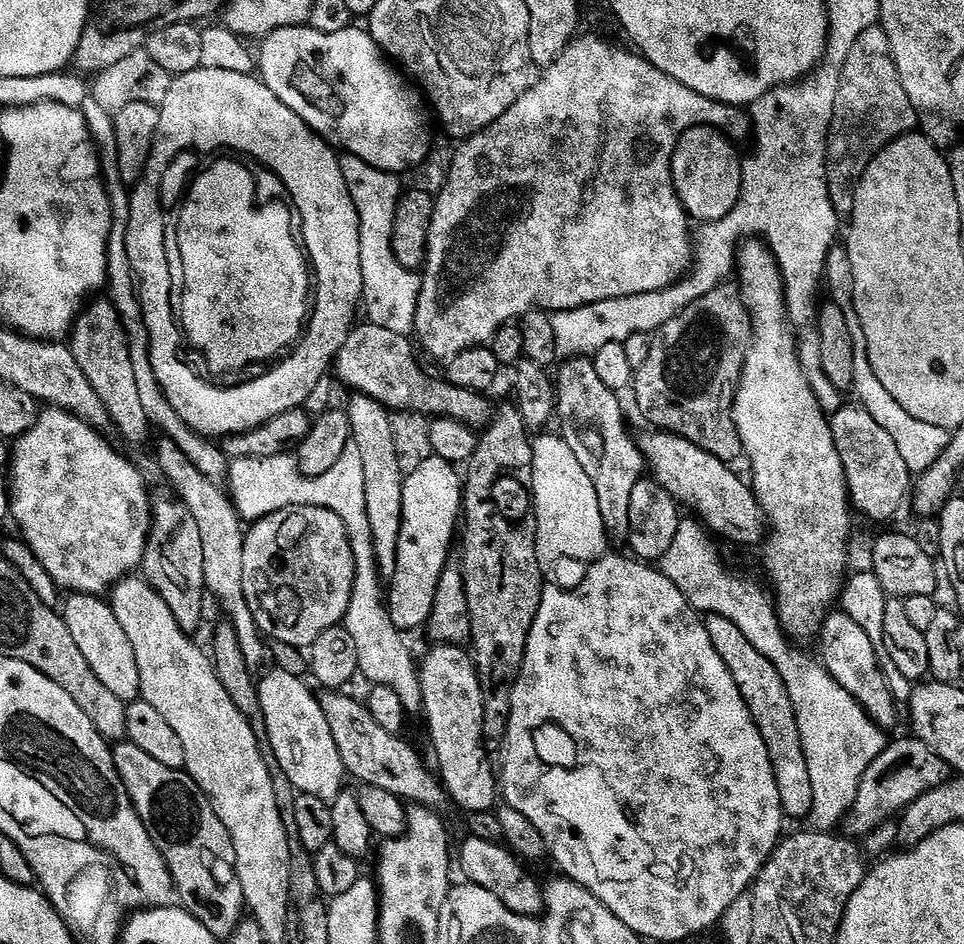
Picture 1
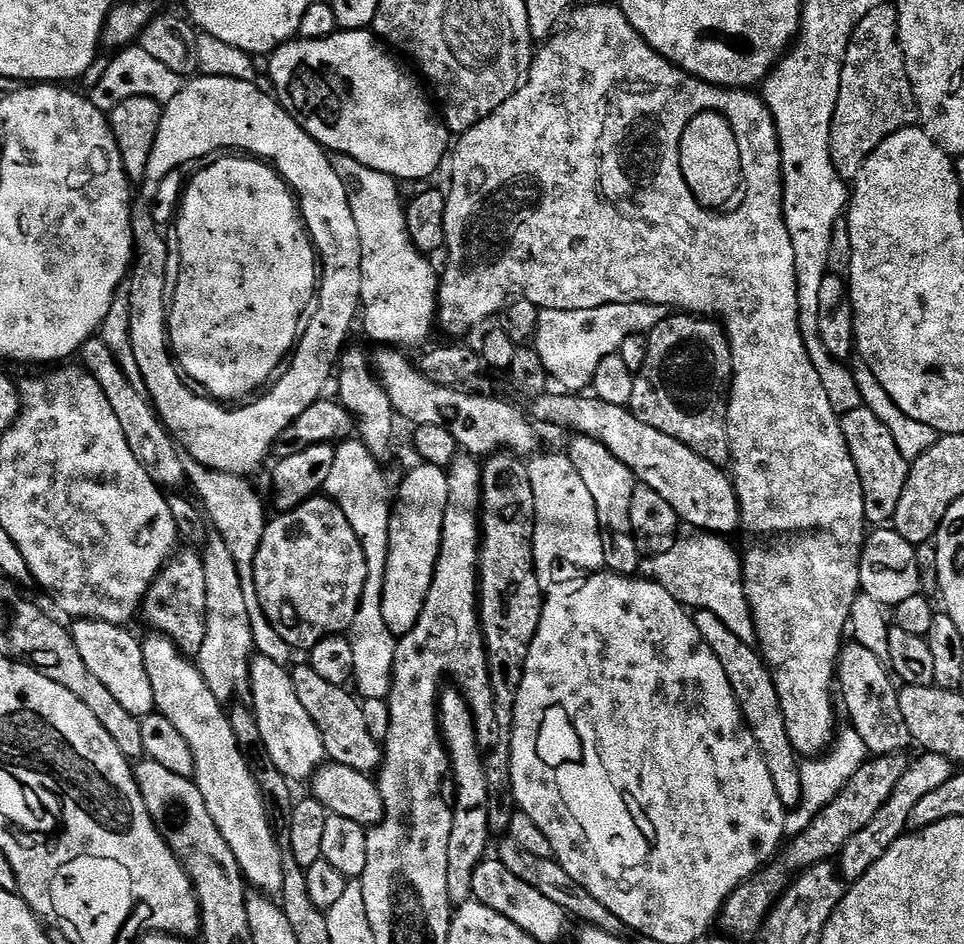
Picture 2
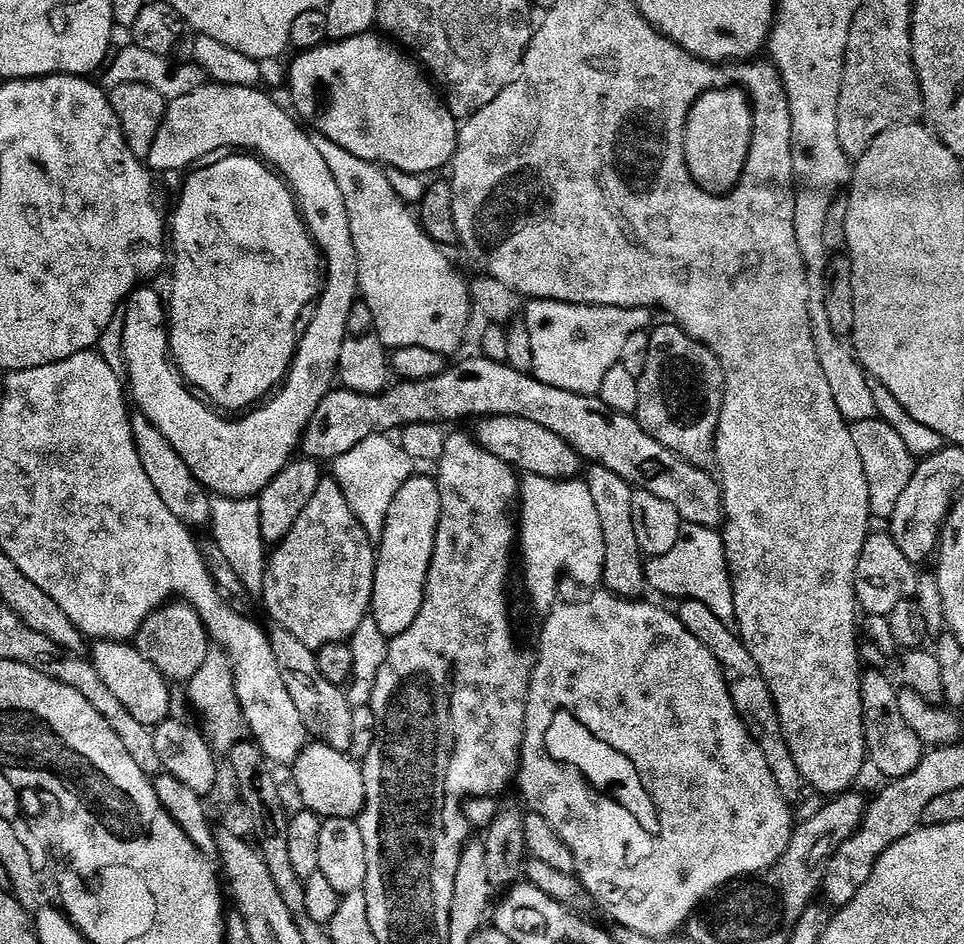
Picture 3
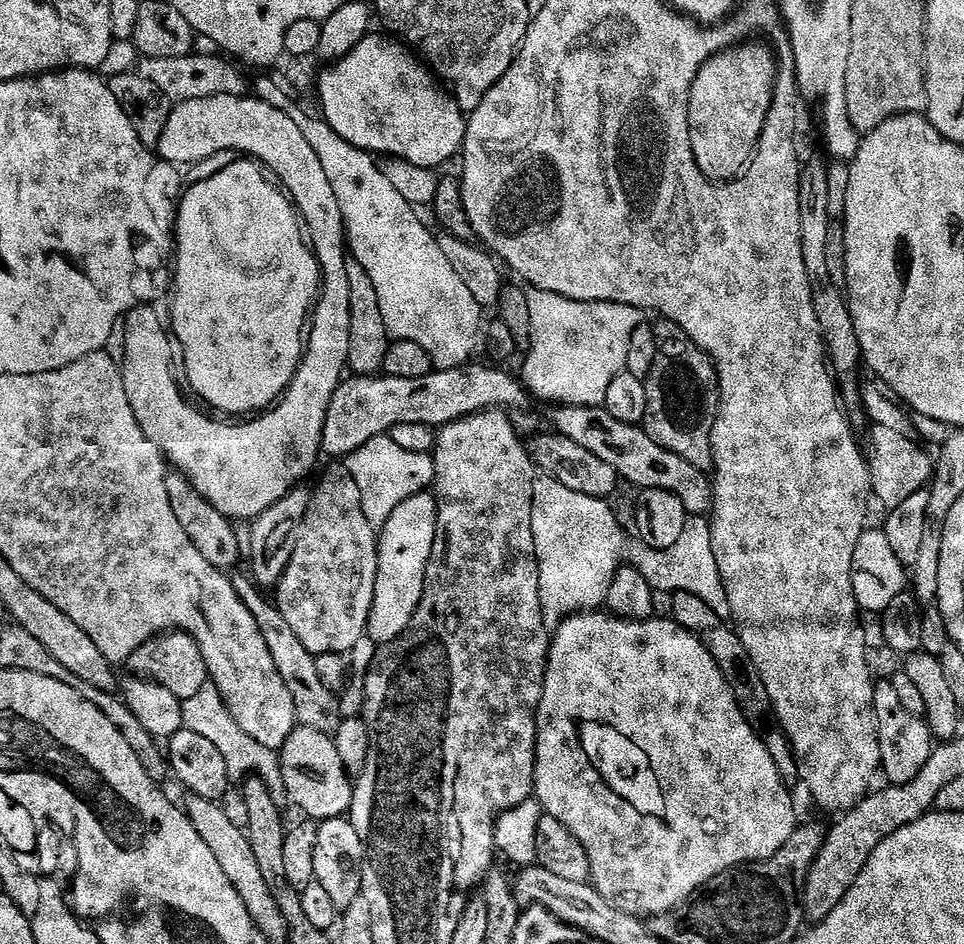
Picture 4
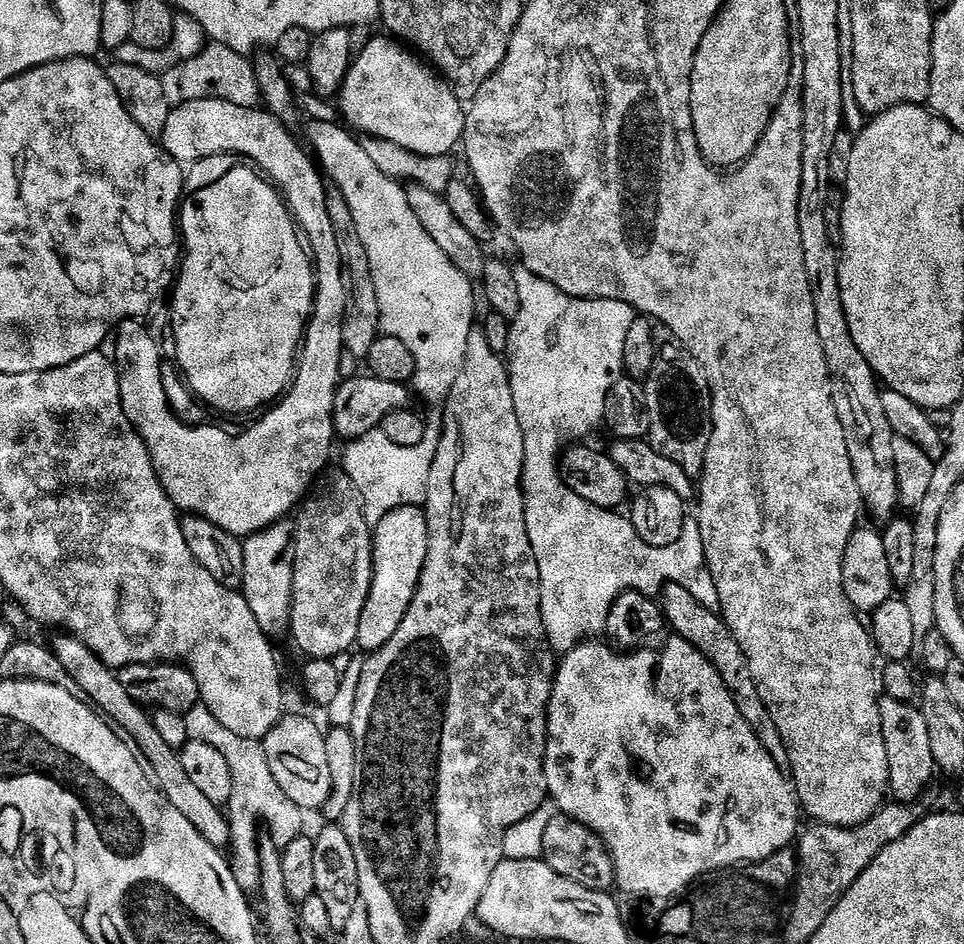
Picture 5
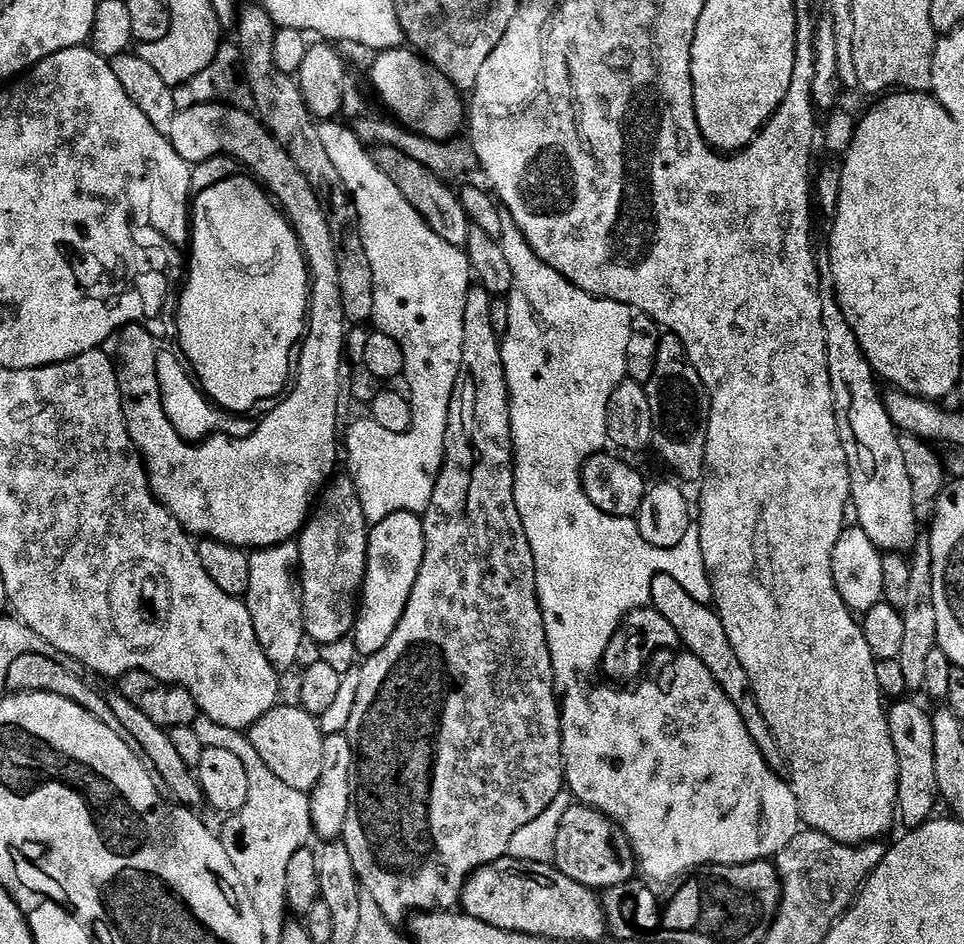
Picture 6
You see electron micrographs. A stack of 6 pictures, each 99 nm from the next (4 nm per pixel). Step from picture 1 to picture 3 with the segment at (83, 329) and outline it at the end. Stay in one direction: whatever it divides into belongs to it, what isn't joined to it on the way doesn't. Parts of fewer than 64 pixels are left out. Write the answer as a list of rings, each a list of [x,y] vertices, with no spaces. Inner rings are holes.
[[[136,414],[132,416],[132,433],[134,434],[134,446],[138,450],[138,458],[142,458],[142,467],[146,470],[150,482],[154,482],[154,490],[158,490],[158,495],[162,497],[162,502],[166,502],[170,514],[178,518],[183,524],[188,525],[193,530],[211,525],[212,523],[212,501],[208,489],[203,488],[194,478],[190,466],[182,462],[178,450],[162,438],[162,430],[150,422],[150,418]]]

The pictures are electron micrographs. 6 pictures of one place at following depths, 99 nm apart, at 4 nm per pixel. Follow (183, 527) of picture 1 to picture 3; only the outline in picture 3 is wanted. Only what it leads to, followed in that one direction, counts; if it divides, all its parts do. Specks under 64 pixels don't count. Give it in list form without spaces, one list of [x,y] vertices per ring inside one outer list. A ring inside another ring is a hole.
[[[169,602],[145,618],[136,631],[134,647],[142,654],[142,658],[146,658],[146,662],[151,662],[163,674],[165,680],[187,682],[194,678],[194,674],[198,674],[202,662],[206,662],[210,637],[198,610],[183,602]]]

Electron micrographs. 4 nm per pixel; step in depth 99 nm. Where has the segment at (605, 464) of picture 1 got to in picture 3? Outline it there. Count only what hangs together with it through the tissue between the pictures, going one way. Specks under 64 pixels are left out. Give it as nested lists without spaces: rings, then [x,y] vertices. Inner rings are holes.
[[[592,464],[589,467],[586,483],[590,495],[594,497],[594,506],[598,510],[598,522],[602,522],[602,542],[604,543],[604,579],[603,587],[615,593],[624,600],[636,600],[648,588],[649,573],[646,571],[646,557],[644,551],[638,546],[638,537],[634,534],[634,489],[626,482],[626,478],[618,478],[614,470],[606,470],[606,466]]]

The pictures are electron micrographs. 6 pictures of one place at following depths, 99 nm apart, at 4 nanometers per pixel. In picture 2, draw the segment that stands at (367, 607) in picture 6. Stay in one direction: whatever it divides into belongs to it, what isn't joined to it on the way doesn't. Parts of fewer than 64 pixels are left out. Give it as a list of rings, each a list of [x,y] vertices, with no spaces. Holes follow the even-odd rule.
[[[420,462],[417,463],[417,465],[417,468],[410,469],[409,472],[405,474],[404,481],[398,484],[398,495],[395,497],[392,517],[390,518],[390,546],[388,547],[388,561],[386,562],[386,582],[382,590],[382,618],[386,618],[386,626],[390,626],[390,634],[394,634],[398,638],[410,634],[410,630],[414,630],[414,626],[418,622],[418,618],[424,609],[426,594],[430,594],[430,582],[434,582],[434,570],[436,569],[438,550],[442,542],[442,518],[446,518],[446,498],[450,498],[447,471],[433,464]]]

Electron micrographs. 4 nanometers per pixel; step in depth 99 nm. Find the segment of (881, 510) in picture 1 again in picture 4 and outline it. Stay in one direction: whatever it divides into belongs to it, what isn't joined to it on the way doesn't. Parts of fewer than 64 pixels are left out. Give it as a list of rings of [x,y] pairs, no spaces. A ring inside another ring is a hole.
[[[872,424],[868,432],[866,459],[872,475],[872,496],[885,504],[885,509],[897,508],[910,494],[923,491],[931,481],[934,471],[934,460],[927,447],[919,448],[917,441],[906,433],[898,433],[889,427]]]

